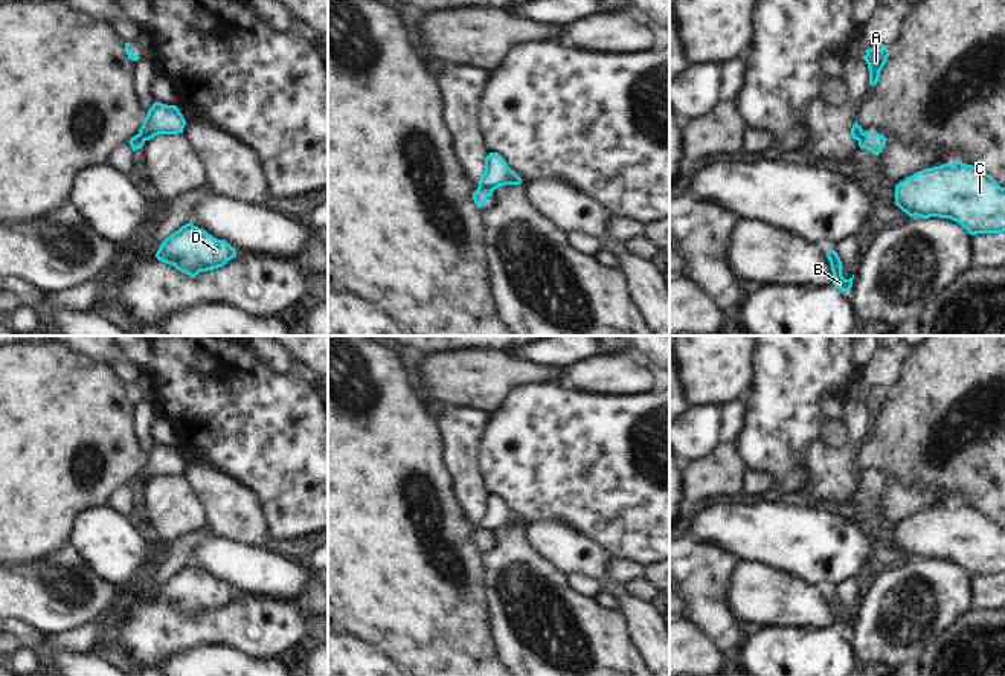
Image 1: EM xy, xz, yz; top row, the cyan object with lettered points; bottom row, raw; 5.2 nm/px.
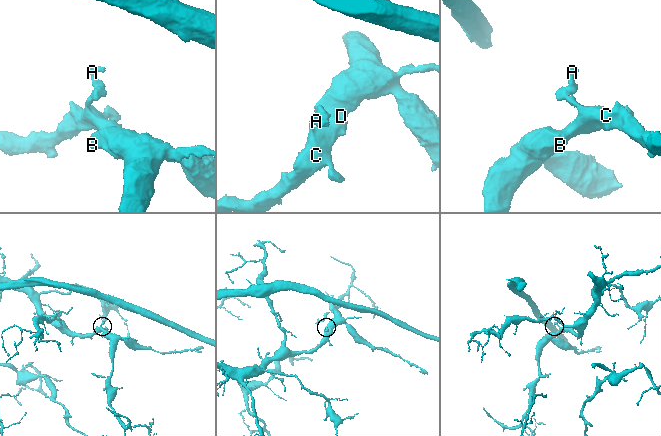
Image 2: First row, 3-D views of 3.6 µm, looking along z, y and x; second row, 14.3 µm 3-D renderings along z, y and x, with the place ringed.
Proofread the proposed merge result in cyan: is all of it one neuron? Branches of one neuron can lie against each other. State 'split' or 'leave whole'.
split

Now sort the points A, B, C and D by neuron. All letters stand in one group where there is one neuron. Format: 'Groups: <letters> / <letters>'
Groups: A / B C D

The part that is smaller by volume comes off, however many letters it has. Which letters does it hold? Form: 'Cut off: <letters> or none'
Cut off: A

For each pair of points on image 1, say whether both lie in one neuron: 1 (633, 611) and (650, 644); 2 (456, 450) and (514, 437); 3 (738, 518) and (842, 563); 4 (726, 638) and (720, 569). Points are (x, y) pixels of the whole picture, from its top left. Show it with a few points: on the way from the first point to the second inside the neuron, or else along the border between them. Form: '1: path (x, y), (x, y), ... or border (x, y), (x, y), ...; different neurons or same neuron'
1: path (641, 618), (648, 637); same neuron
2: border (488, 412), (479, 440), (482, 479); different neurons
3: path (764, 533), (816, 547); same neuron
4: path (717, 621), (716, 586); same neuron

